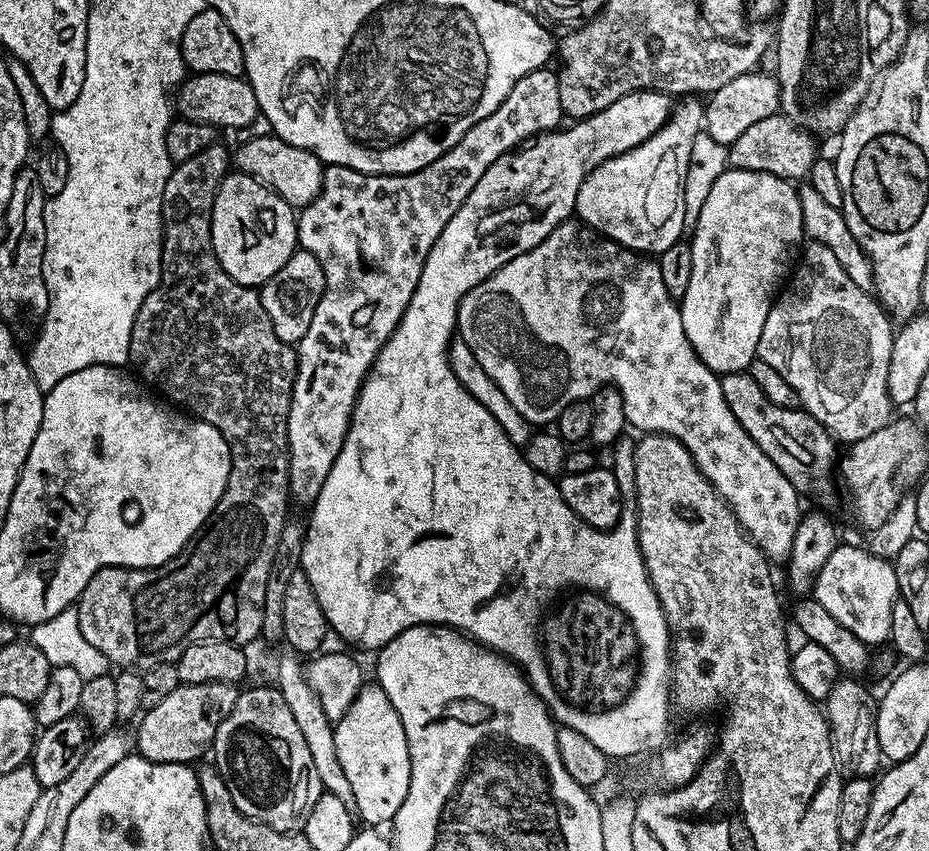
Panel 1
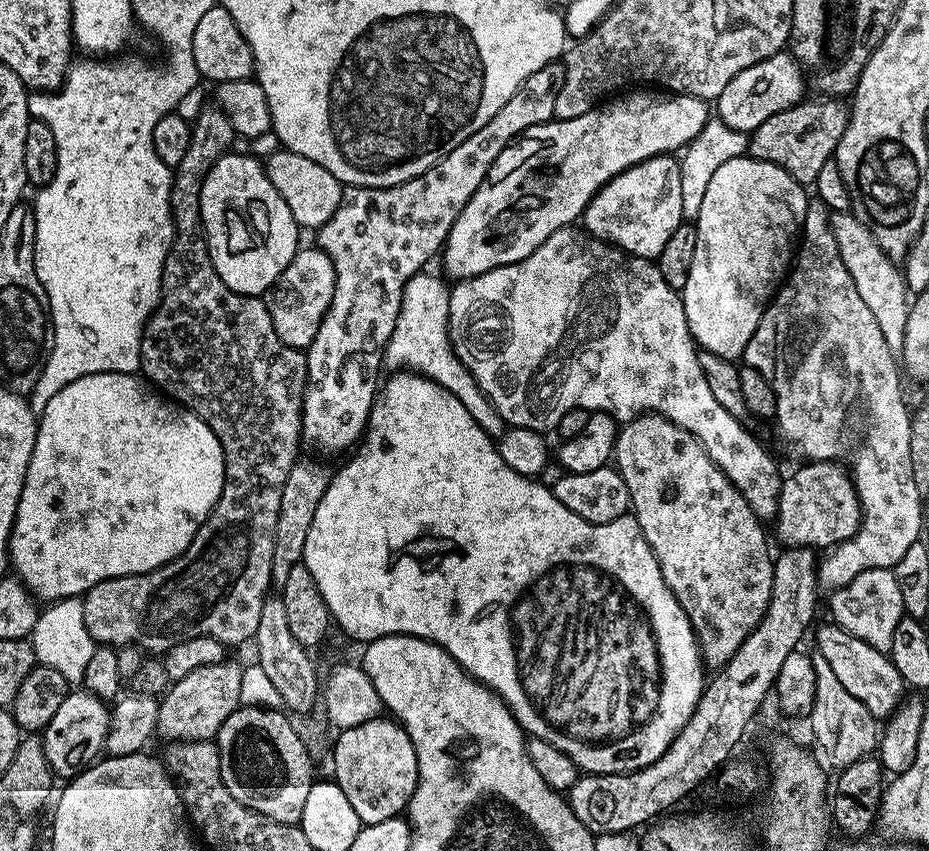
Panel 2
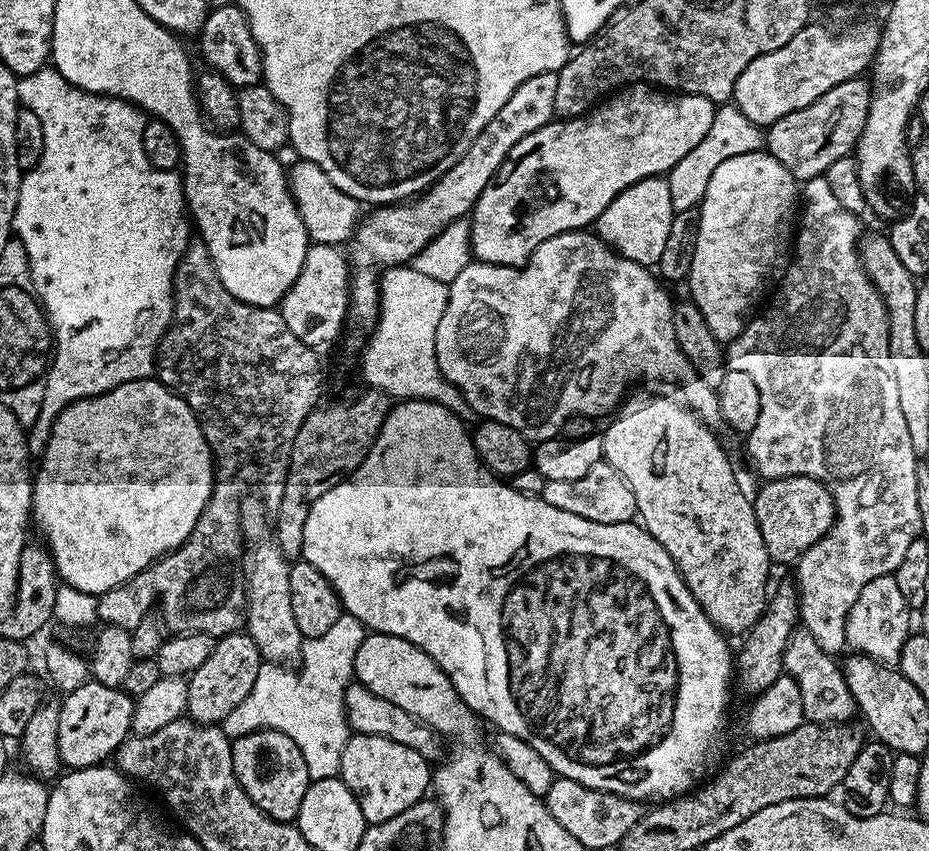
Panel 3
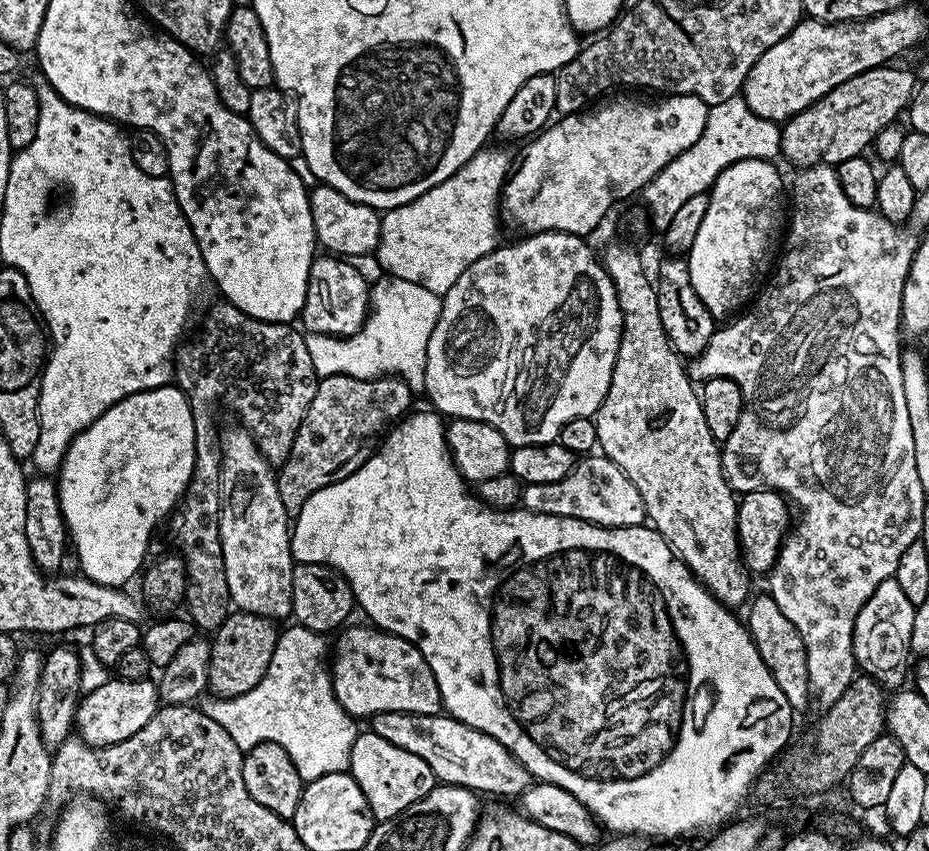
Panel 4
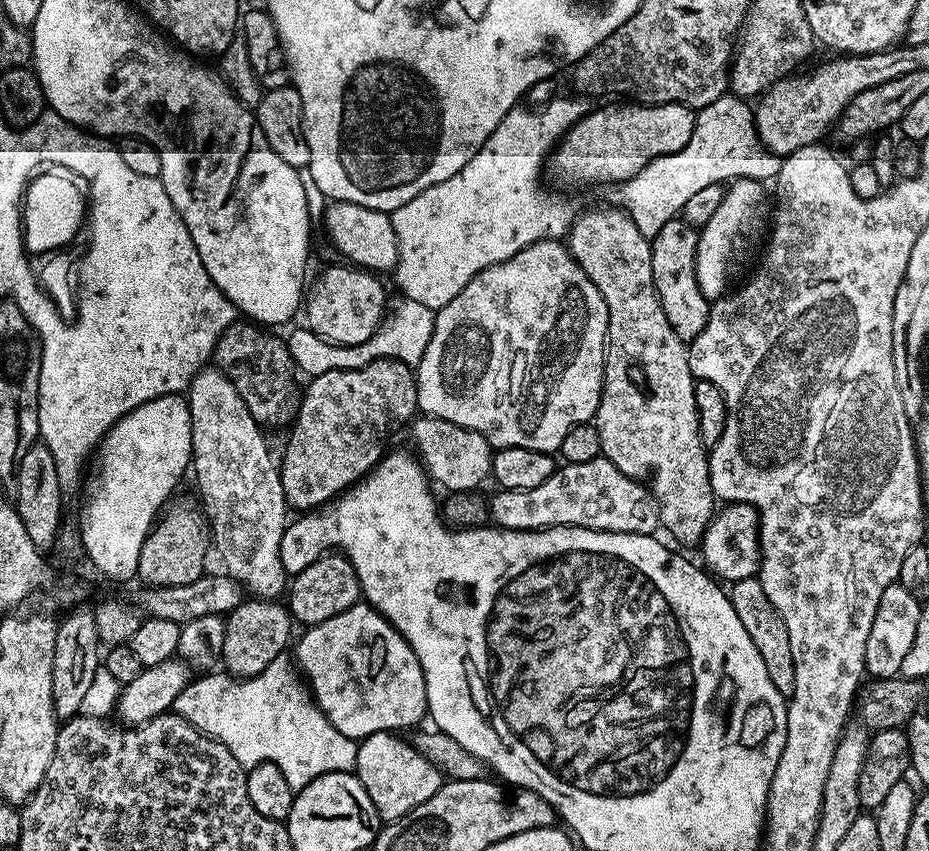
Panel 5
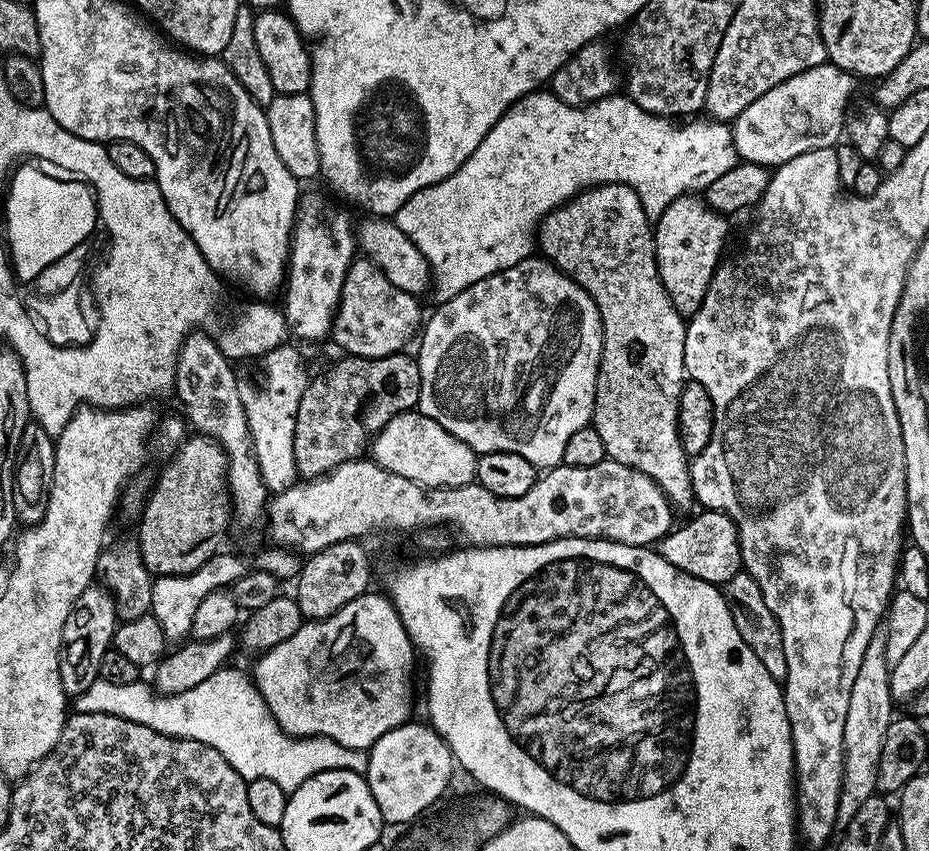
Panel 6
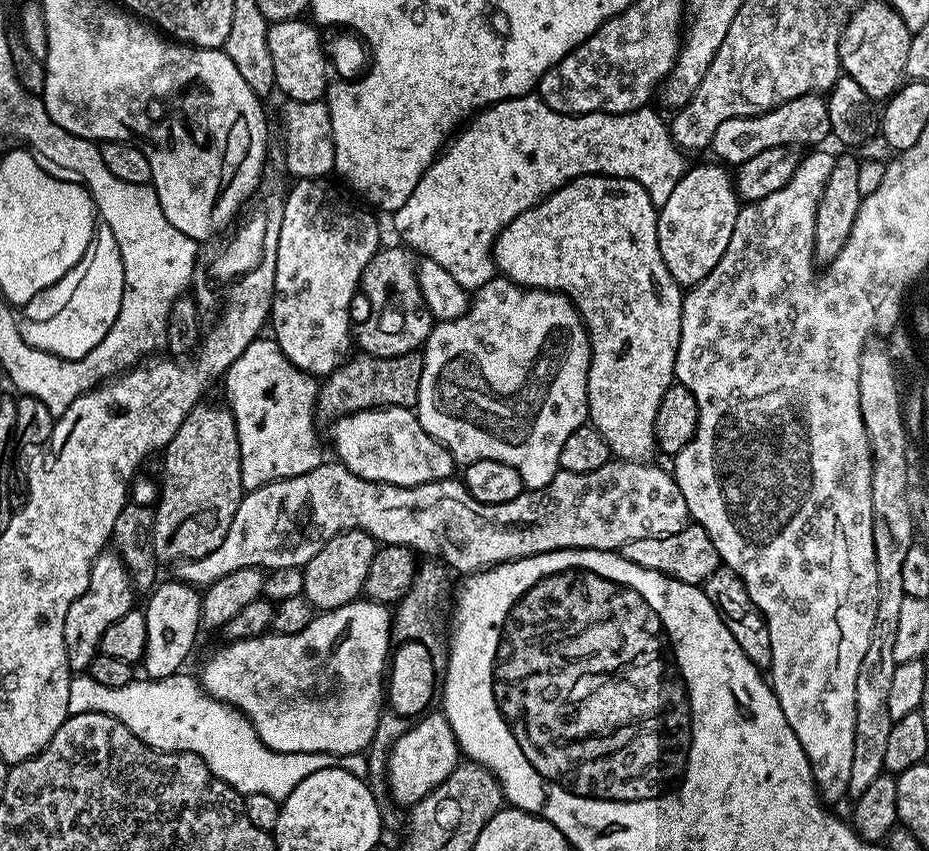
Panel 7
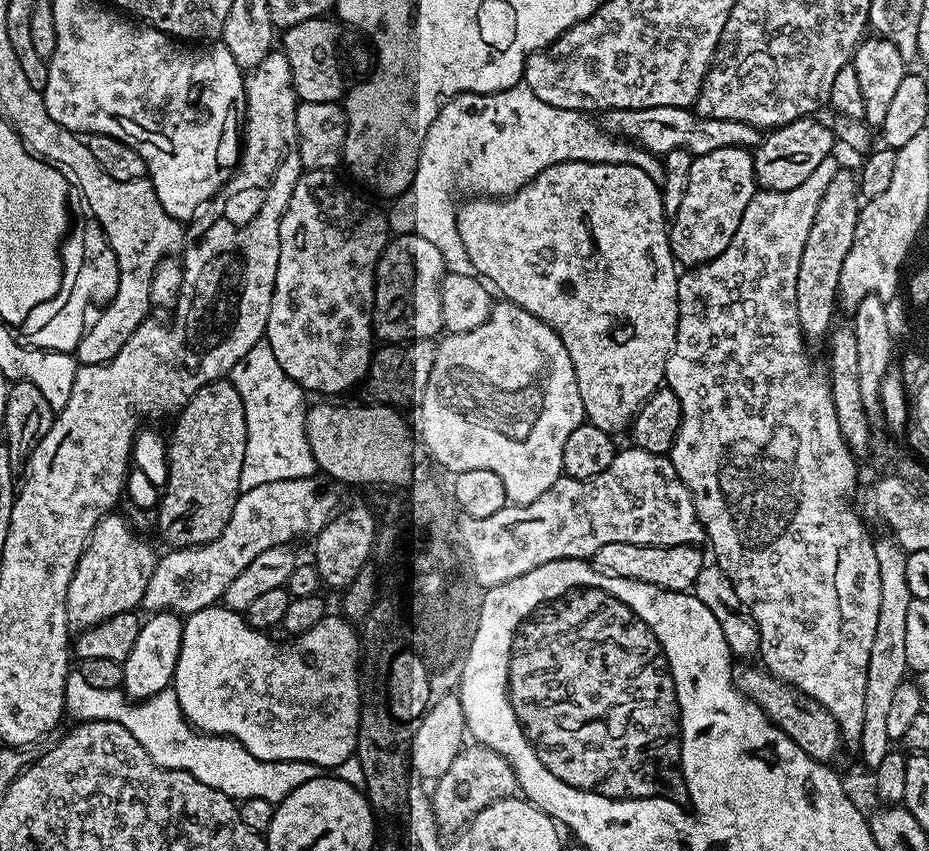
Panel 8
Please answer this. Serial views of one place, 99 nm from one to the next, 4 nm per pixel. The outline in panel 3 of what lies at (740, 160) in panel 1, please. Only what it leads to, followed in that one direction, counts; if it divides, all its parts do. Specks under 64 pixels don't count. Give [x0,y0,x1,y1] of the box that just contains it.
[766,78,872,182]

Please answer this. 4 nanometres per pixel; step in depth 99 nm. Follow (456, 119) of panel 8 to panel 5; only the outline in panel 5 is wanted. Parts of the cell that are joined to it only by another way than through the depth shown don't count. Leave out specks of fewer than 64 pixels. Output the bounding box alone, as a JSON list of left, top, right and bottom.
[390,94,781,310]

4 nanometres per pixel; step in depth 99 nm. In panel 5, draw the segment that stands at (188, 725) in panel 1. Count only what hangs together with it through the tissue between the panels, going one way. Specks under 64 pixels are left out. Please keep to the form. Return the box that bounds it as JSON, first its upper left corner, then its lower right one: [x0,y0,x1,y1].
[222,598,294,678]

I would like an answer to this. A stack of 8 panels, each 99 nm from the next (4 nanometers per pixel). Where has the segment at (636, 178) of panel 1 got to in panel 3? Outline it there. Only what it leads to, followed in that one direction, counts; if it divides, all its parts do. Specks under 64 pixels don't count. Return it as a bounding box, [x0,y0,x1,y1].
[594,176,673,266]

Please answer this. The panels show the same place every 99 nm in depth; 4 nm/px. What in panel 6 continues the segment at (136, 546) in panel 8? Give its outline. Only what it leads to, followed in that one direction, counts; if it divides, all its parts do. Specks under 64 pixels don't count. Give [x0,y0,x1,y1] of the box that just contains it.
[60,586,117,698]

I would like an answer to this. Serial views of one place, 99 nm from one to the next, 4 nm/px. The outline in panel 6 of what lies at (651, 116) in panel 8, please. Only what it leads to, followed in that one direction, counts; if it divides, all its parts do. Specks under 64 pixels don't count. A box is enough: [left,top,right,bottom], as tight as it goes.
[731,62,857,166]

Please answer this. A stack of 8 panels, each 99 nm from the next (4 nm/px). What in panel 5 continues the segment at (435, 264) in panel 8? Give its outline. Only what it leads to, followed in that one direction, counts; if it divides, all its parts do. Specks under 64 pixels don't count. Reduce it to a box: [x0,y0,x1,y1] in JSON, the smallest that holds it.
[306,266,386,344]

